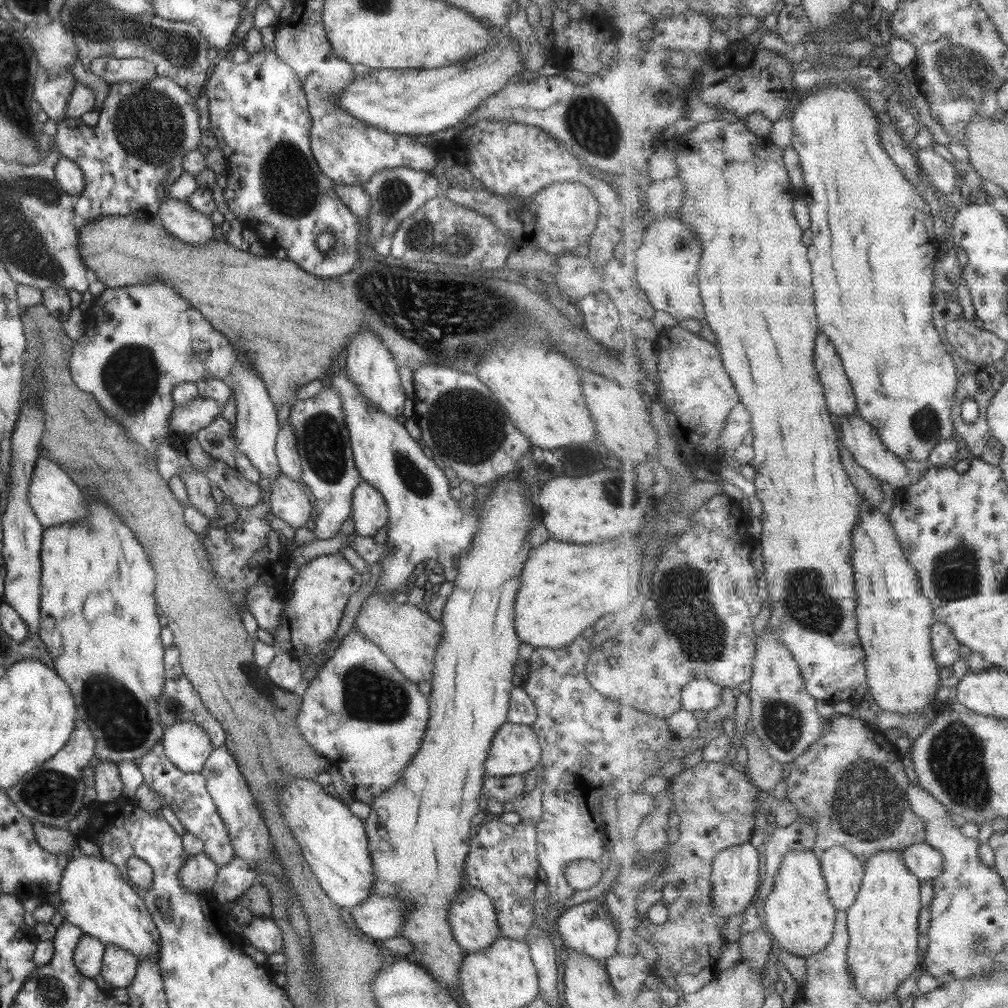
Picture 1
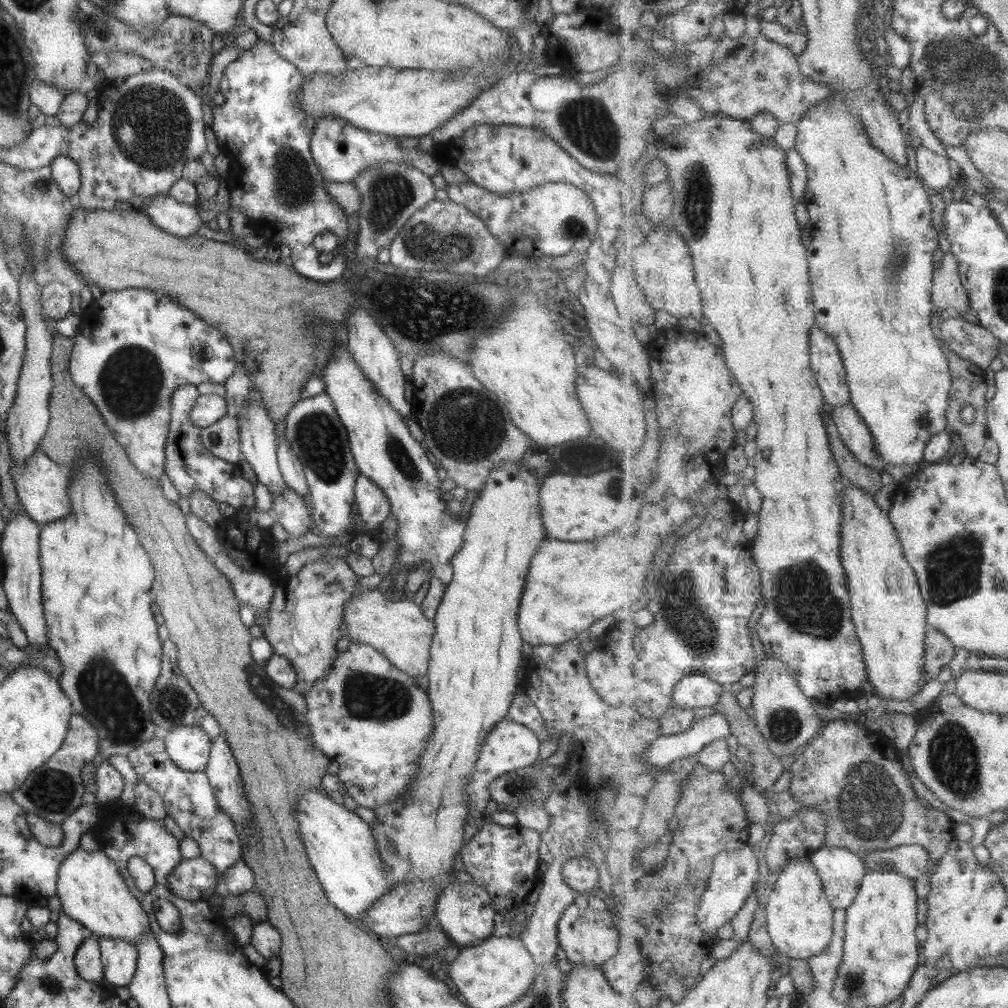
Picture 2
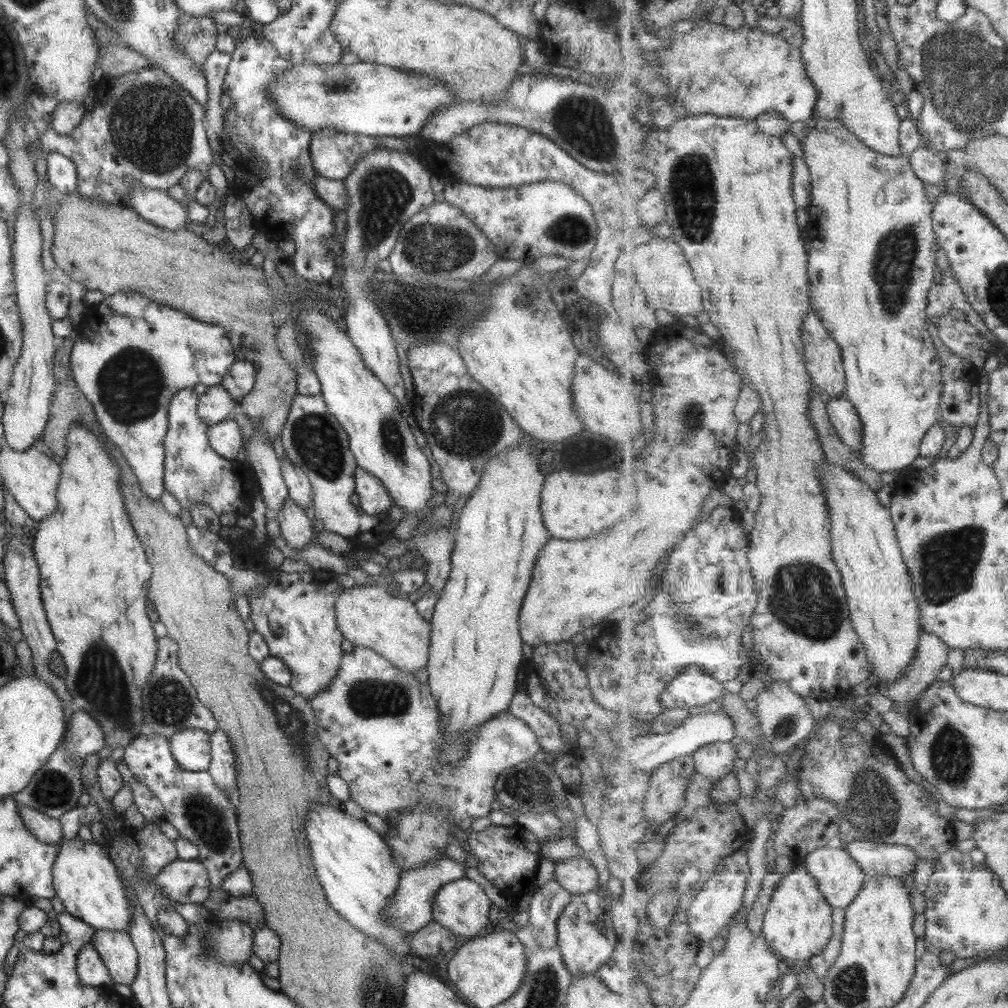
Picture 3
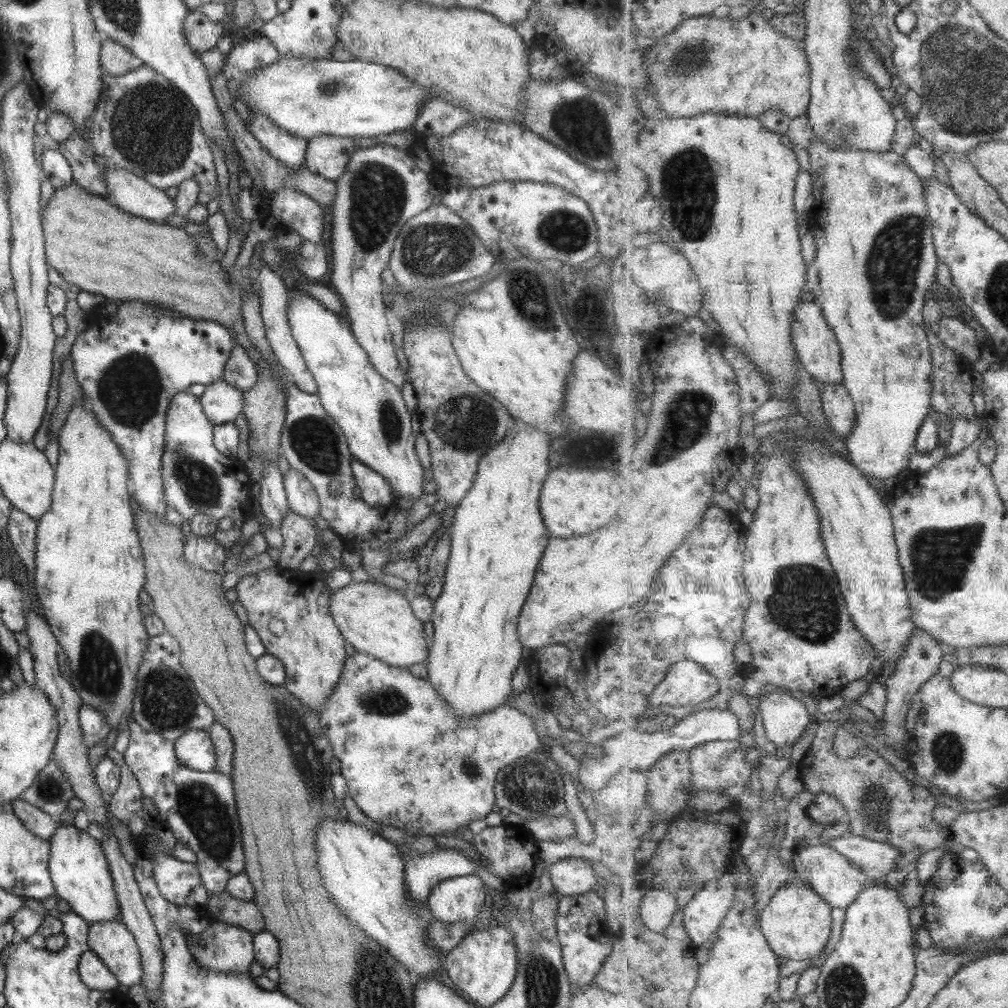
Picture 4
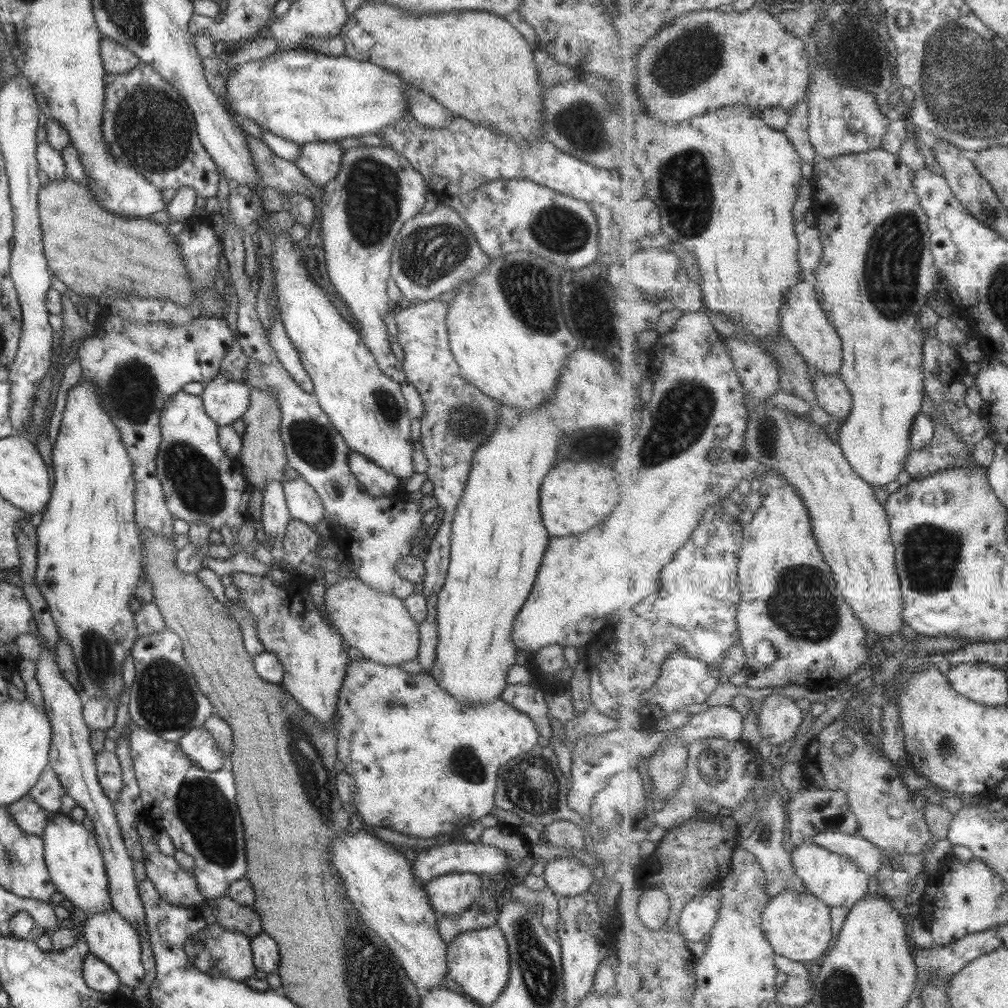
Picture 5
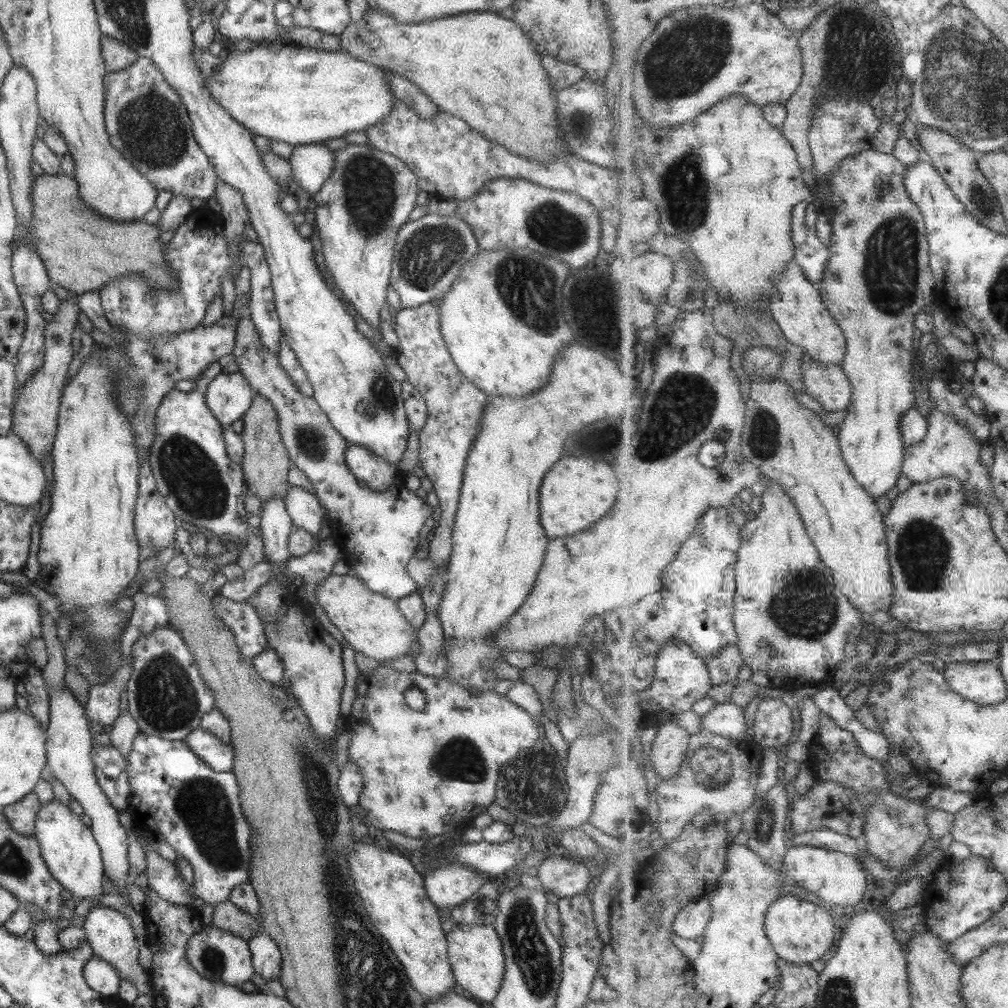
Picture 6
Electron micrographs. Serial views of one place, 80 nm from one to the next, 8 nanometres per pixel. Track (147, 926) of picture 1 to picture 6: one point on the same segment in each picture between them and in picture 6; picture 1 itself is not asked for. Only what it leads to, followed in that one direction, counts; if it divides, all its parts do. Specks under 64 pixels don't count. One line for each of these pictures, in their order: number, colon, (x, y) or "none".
2: (91, 891)
3: (85, 880)
4: (77, 867)
5: (74, 862)
6: (67, 847)

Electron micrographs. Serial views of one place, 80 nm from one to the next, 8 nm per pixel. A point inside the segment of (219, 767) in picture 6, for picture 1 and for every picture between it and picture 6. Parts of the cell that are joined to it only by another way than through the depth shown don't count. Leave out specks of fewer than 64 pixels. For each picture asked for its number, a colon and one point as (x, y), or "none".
1: (185, 744)
2: (188, 747)
3: (190, 748)
4: (194, 749)
5: (197, 744)

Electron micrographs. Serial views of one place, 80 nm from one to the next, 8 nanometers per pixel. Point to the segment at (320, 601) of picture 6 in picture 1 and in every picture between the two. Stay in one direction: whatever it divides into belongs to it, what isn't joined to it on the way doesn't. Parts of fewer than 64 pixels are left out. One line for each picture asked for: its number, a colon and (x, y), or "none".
1: (408, 637)
2: (398, 630)
3: (367, 616)
4: (376, 620)
5: (377, 625)

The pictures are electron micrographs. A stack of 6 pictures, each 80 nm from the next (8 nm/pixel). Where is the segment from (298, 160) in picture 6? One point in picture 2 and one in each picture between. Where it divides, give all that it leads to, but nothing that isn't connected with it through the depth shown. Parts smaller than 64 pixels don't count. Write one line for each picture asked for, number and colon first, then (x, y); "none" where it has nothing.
2: (340, 152)
3: (332, 154)
4: (326, 156)
5: (318, 161)

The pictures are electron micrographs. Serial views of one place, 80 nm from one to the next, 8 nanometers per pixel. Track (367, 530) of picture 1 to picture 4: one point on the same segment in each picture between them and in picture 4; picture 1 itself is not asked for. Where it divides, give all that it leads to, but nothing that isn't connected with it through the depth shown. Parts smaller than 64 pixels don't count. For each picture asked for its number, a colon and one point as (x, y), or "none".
2: (372, 507)
3: (373, 499)
4: (375, 490)

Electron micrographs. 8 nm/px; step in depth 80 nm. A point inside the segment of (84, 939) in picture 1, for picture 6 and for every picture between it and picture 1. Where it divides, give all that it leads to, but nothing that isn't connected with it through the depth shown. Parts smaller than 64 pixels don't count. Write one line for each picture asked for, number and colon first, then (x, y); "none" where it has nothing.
2: (87, 962)
3: (91, 971)
4: (93, 973)
5: (98, 976)
6: (100, 976)

